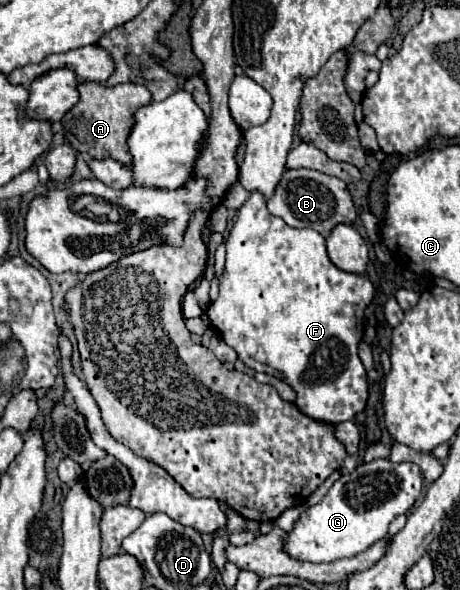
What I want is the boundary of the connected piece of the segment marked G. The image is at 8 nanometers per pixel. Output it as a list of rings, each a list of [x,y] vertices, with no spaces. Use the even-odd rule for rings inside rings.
[[[390,459],[362,463],[352,473],[342,475],[318,505],[308,507],[300,515],[288,533],[284,549],[294,559],[312,563],[354,557],[354,553],[366,551],[388,535],[388,525],[414,505],[422,485],[424,477],[416,463],[392,463]]]

